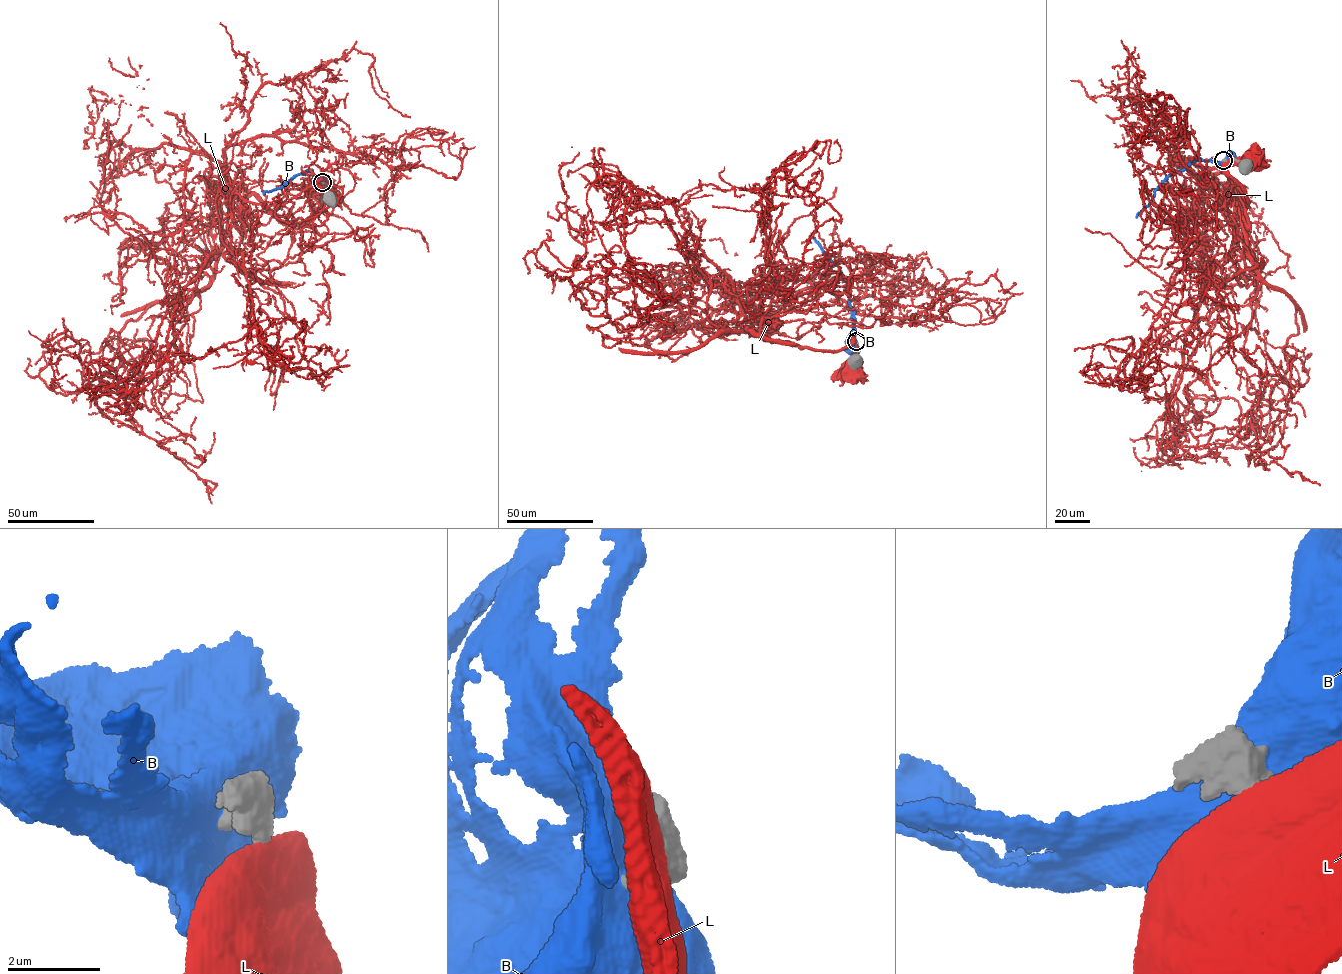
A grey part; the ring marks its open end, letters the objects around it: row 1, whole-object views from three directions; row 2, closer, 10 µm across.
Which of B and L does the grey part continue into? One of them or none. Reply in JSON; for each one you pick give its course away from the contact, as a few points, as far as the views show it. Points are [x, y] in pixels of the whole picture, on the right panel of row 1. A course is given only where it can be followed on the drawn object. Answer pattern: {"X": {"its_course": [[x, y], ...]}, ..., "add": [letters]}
{"add": []}

